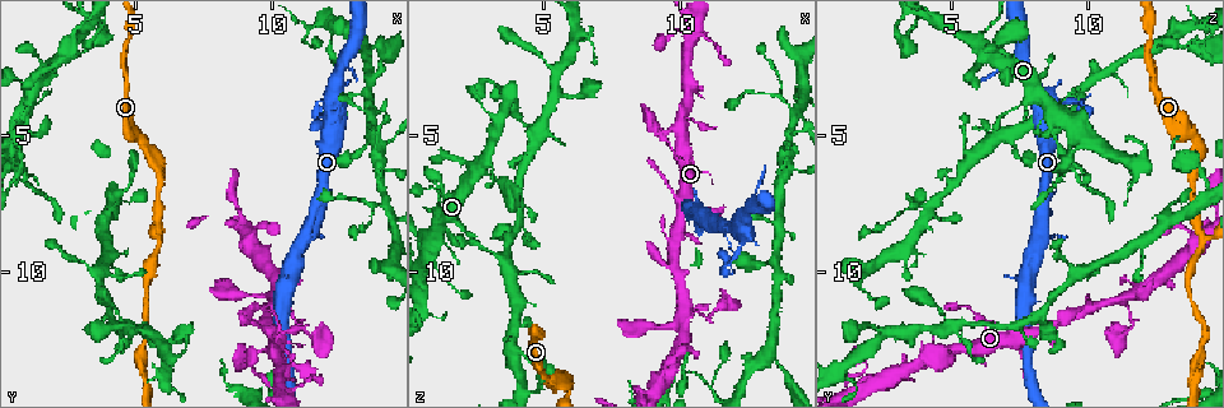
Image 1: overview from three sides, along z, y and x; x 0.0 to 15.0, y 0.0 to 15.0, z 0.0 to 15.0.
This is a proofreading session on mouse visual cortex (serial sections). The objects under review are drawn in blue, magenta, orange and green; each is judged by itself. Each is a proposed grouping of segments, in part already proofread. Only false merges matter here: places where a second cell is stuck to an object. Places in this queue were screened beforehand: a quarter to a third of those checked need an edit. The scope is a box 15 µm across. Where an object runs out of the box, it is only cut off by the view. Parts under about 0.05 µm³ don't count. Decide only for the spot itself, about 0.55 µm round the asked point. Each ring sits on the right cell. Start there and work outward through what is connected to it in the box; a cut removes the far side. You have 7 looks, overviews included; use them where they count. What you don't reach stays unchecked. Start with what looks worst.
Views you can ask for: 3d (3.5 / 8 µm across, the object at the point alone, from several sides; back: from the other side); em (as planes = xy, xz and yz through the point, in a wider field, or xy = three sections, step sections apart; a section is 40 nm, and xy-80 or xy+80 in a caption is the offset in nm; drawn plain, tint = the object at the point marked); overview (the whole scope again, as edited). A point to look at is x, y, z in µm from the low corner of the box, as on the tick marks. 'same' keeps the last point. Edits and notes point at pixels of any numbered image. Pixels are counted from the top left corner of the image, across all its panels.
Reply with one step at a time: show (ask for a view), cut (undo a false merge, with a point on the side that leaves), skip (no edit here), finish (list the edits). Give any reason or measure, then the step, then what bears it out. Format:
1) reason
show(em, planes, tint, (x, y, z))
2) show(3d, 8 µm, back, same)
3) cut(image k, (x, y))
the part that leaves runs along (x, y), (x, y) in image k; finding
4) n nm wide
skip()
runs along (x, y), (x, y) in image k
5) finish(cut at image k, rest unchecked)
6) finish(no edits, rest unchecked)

abrupt turn
show(3d, 3.5 µm, (2.7, 1.6, 6.0))

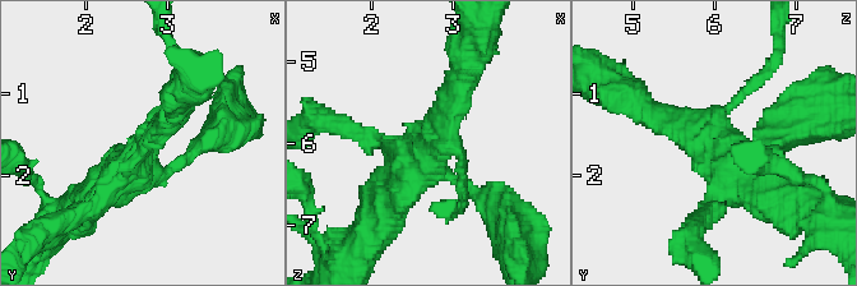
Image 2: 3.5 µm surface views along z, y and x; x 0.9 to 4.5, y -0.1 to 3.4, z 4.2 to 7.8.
need the tissue
show(em, xy, step 2, tint, (2.65, 1.65, 6.05))

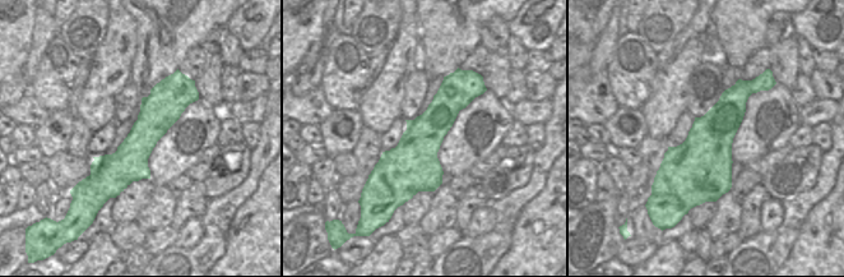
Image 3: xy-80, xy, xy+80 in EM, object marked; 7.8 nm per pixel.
skip()
runs along (464, 81), (416, 157), (385, 188) in image 3; all the same cell

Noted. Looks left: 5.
sharp bend
show(3d, 3.5 µm, (4.7, 4.9, 13.2))

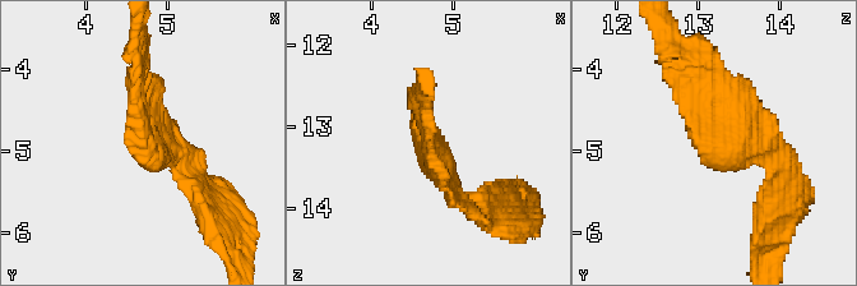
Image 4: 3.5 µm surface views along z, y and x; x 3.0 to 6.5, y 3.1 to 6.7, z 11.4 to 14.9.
shape alone is not enough
show(em, xy, step 5, tint, (4.70, 4.90, 13.25))

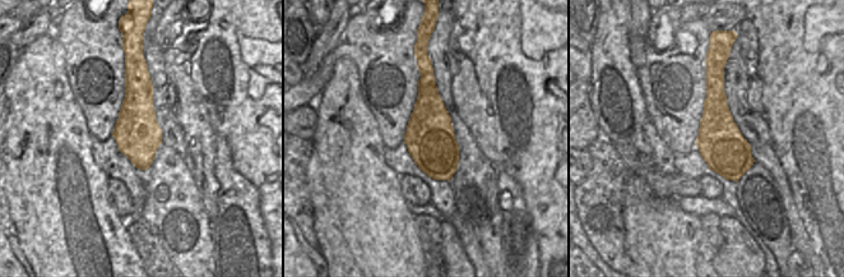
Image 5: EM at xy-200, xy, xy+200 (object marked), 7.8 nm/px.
another direction
show(em, planes, tint, same)

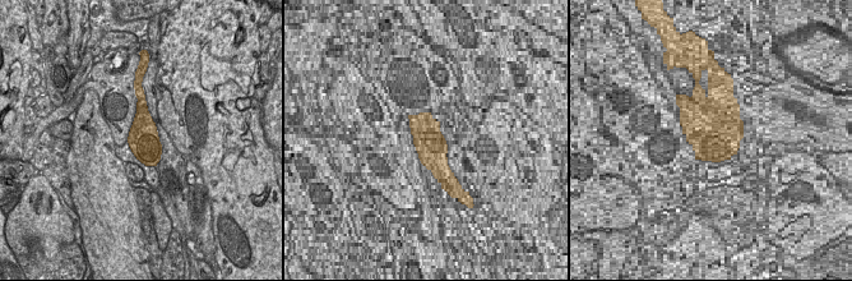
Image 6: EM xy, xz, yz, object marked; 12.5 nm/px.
skip()
one cell here

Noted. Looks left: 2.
thin neck
show(3d, 3.5 µm, (10.0, 14.3, 1.2))

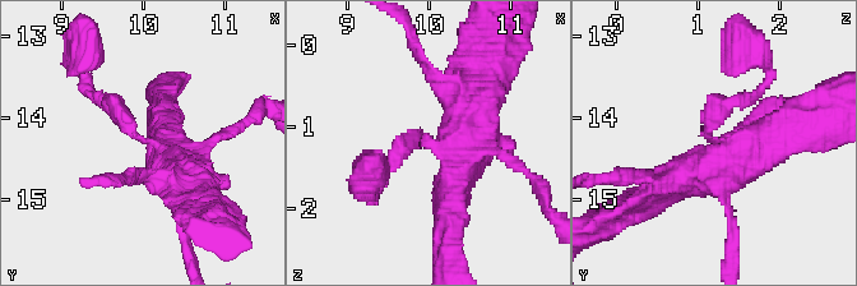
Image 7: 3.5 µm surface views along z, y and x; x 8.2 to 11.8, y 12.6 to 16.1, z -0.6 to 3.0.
arms of 150, 450 nm; shape alone is not enough
show(em, xy, step 1, tint, (9.90, 14.25, 1.10))

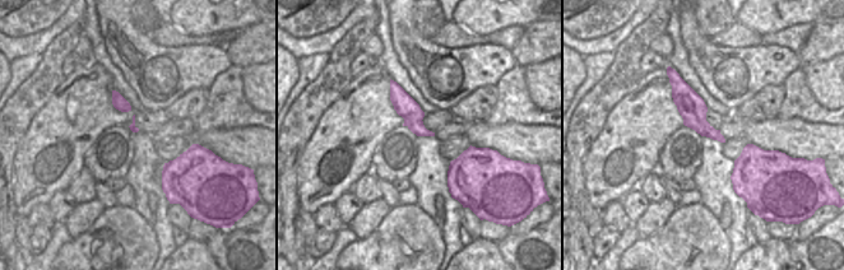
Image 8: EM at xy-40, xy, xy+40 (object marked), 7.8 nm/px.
170 nm wide
skip()
runs along (672, 78), (694, 116), (718, 136) in image 8; all the same cell

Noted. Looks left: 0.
finish(no edits, rest unchecked)

